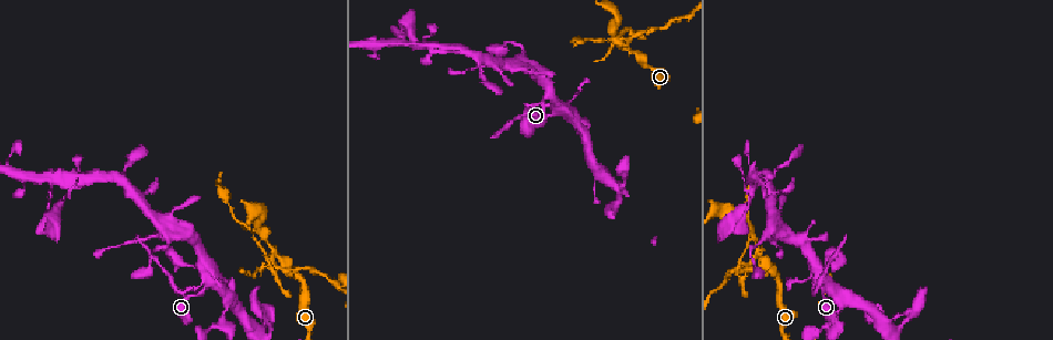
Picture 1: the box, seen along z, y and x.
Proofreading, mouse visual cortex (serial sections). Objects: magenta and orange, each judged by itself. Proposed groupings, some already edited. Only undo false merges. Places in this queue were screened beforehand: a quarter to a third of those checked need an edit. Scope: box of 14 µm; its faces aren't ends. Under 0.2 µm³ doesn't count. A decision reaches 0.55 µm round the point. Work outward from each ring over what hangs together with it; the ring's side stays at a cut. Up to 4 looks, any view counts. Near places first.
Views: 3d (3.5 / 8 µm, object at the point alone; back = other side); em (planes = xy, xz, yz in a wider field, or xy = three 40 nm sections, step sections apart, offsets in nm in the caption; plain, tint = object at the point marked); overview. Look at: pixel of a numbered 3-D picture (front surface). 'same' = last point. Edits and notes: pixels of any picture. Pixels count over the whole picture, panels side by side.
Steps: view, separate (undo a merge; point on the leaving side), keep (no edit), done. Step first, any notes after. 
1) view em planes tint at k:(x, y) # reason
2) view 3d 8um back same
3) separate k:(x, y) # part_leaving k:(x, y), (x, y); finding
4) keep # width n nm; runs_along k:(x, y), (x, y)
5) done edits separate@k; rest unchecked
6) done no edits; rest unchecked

view 3d 8um at 1:(837, 312) # thin neck

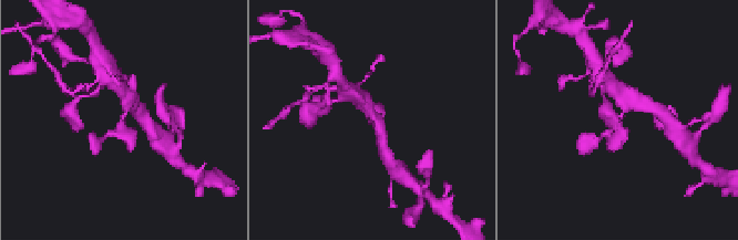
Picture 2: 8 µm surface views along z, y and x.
view 3d 3.5um back at 2:(124, 118) # zoom in

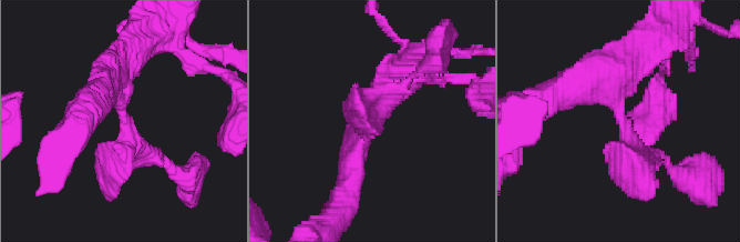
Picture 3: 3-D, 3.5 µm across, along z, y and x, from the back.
view em xy step 3 tint at 3:(621, 121) # shape alone is not enough

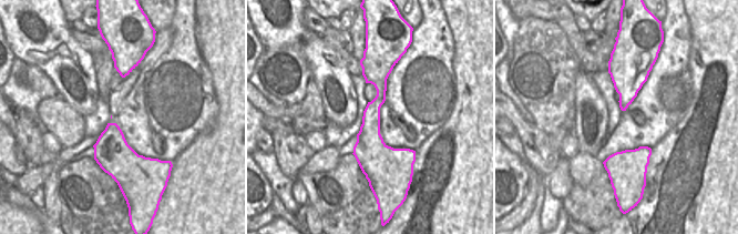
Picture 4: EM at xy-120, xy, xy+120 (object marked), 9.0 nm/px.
keep # runs_along 4:(379, 59), (368, 174); all the same cell

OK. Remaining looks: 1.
view 3d 3.5um at 1:(631, 51) # narrows sharply

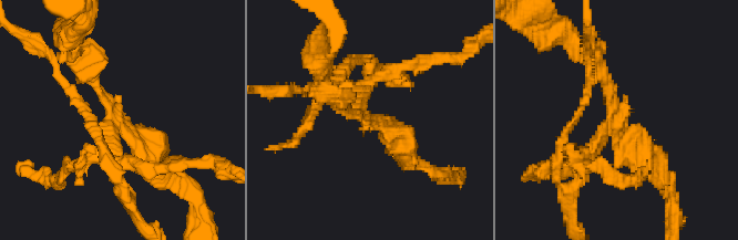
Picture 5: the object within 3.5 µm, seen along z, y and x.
separate 5:(91, 125) # part_leaving 5:(110, 131), (116, 158), (182, 165); a second cell is stuck on

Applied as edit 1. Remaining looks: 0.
done edits separate@5; rest unchecked

